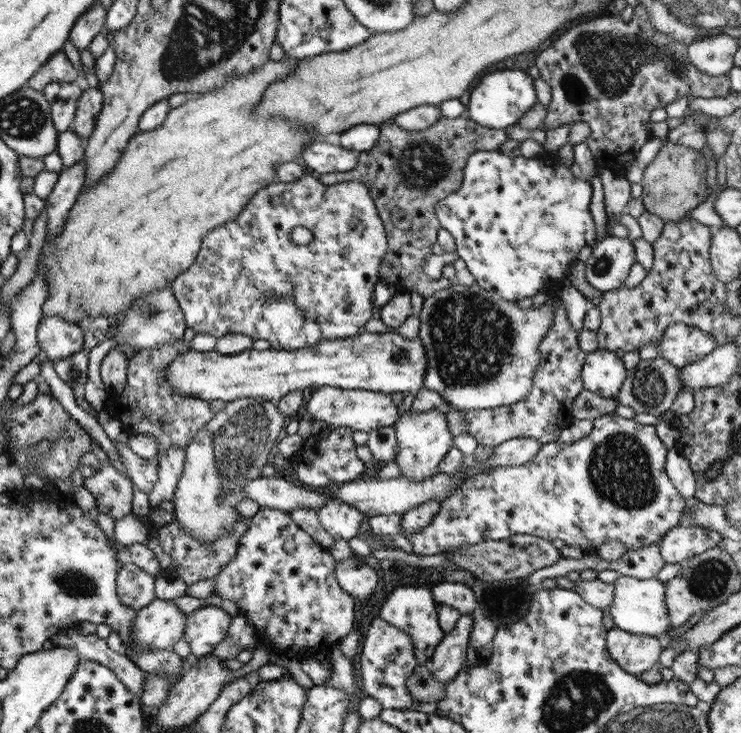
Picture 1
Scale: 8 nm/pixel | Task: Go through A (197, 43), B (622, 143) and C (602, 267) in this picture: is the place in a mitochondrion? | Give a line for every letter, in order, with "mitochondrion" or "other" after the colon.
A: mitochondrion
B: other
C: mitochondrion

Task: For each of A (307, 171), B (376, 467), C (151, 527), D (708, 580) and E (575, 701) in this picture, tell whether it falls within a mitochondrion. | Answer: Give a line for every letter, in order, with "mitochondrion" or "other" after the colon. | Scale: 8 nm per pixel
A: other
B: other
C: other
D: mitochondrion
E: mitochondrion

